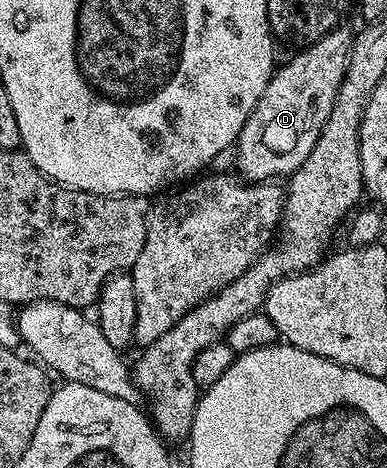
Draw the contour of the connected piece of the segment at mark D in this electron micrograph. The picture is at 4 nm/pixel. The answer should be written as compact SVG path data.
M345 27L332 29L325 36L316 38L302 53L297 53L286 65L278 64L273 70L273 78L267 83L259 103L251 111L247 123L243 123L243 131L239 131L235 142L237 152L236 172L246 182L272 182L274 179L288 178L311 155L315 143L331 115L331 107L335 107L335 99L339 95L339 87L345 78L347 63L351 55L354 34L348 33Z

